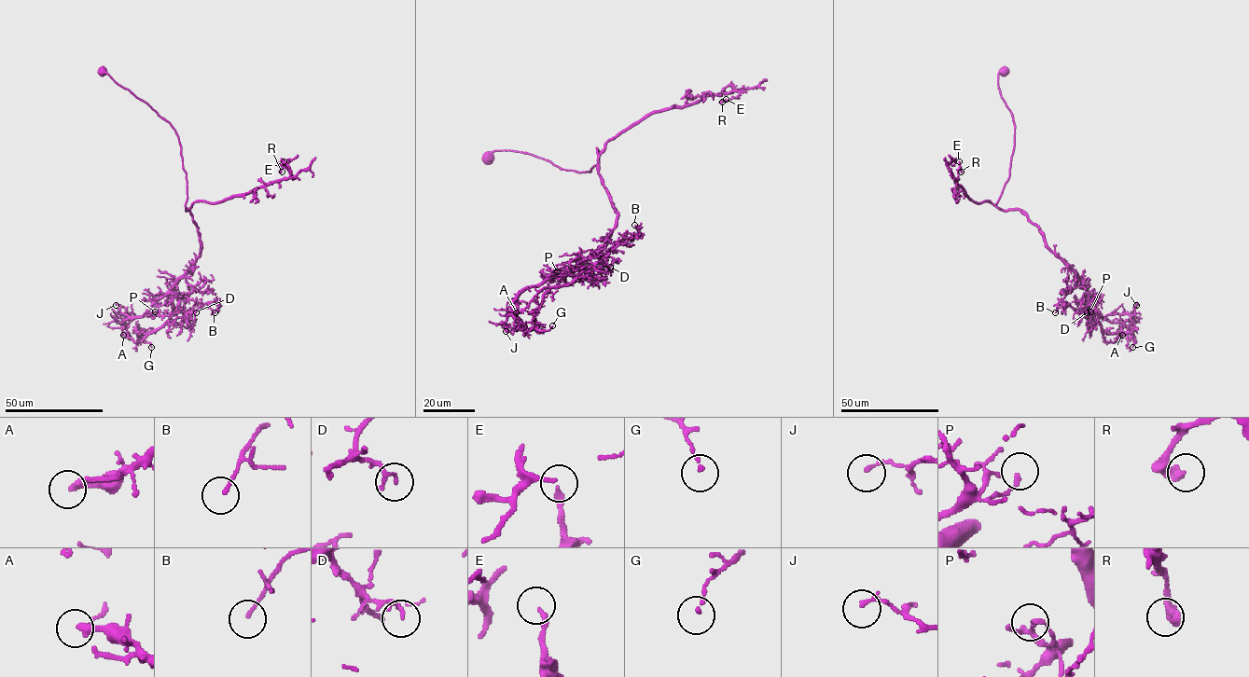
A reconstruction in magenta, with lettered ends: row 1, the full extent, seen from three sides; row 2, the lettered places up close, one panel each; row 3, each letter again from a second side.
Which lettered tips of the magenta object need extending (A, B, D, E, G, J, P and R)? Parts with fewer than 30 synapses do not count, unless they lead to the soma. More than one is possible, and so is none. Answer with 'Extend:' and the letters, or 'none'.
Extend: none

